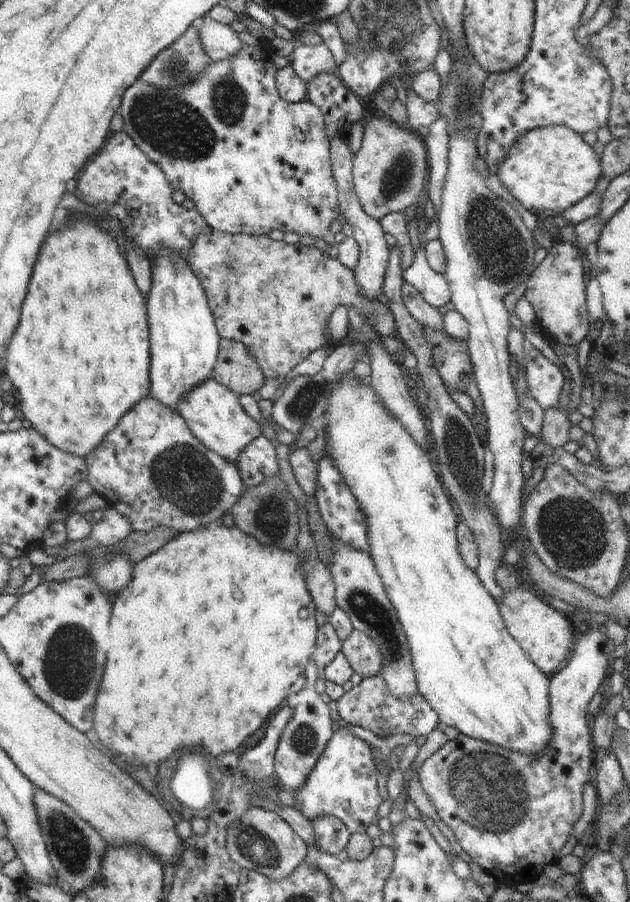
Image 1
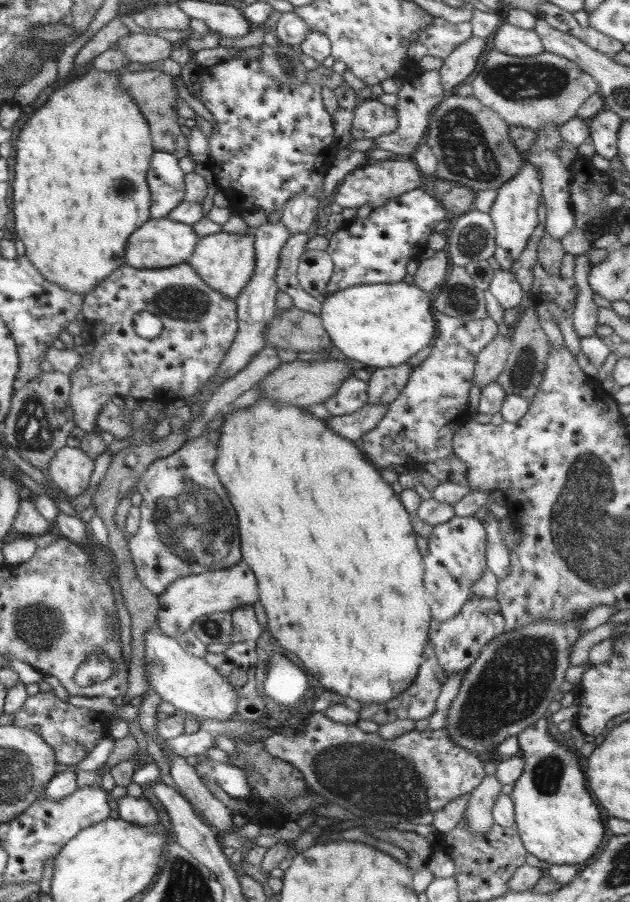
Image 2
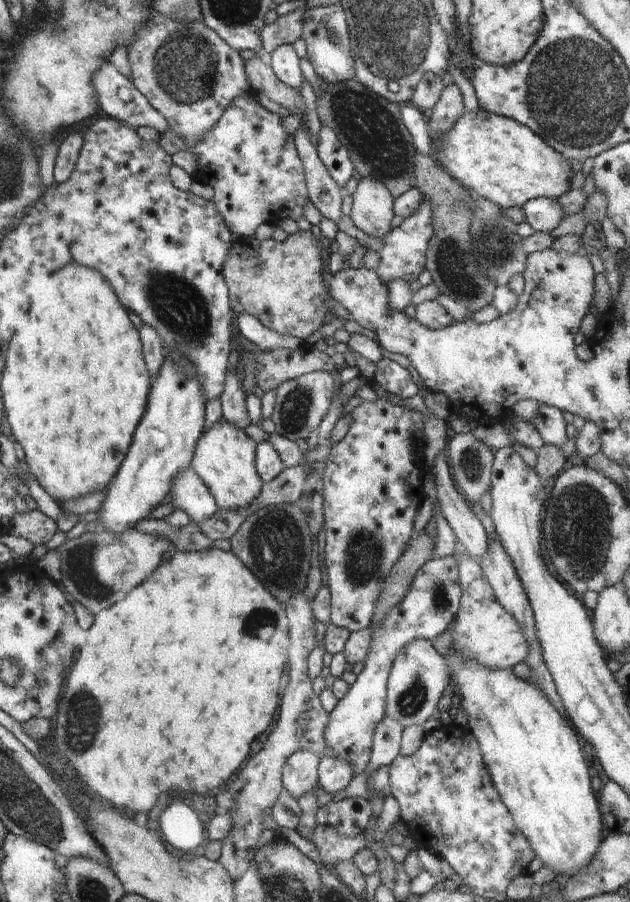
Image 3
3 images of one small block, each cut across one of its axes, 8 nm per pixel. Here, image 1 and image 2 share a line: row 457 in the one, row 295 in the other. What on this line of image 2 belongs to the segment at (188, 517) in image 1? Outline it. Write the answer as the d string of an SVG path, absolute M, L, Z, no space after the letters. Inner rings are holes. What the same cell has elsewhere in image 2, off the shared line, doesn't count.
M188 263L160 269L136 269L120 266L120 269L108 274L96 288L84 296L81 308L84 320L93 335L92 350L82 354L80 365L69 376L71 382L70 406L74 412L76 426L85 433L97 429L96 416L104 404L111 402L112 396L130 397L142 402L153 400L160 404L188 401L206 384L228 354L230 345L238 332L237 306L235 300L224 298L204 284ZM146 310L160 317L163 328L156 338L142 338L134 330L134 315Z

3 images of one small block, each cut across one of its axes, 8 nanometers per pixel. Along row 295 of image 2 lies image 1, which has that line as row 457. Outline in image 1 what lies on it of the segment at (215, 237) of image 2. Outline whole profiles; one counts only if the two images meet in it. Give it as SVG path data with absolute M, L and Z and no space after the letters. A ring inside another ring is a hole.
M214 378L204 380L202 384L196 384L184 398L180 398L176 412L185 420L185 424L190 428L190 432L206 448L216 452L218 456L224 457L224 460L237 464L240 452L261 435L260 421L252 419L240 403L239 396L224 384L216 381Z

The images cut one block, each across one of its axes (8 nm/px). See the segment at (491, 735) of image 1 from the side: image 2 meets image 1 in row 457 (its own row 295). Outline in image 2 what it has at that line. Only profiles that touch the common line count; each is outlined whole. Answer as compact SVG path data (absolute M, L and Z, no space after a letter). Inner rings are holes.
M403 280L356 285L339 291L331 289L321 302L319 317L333 345L344 356L371 370L398 366L432 344L437 334L432 296Z

